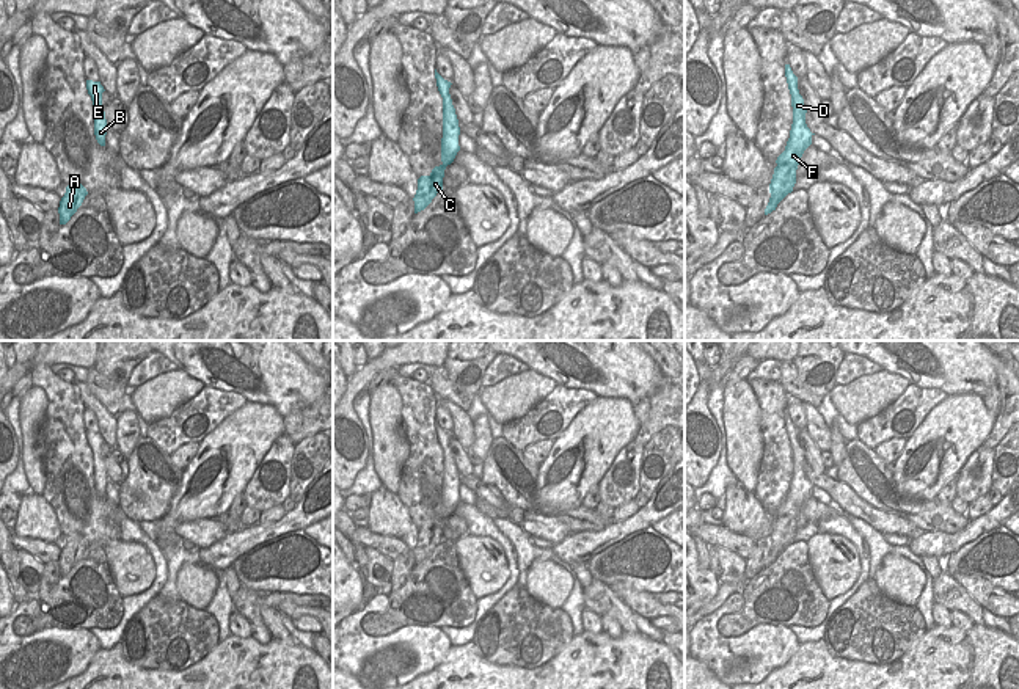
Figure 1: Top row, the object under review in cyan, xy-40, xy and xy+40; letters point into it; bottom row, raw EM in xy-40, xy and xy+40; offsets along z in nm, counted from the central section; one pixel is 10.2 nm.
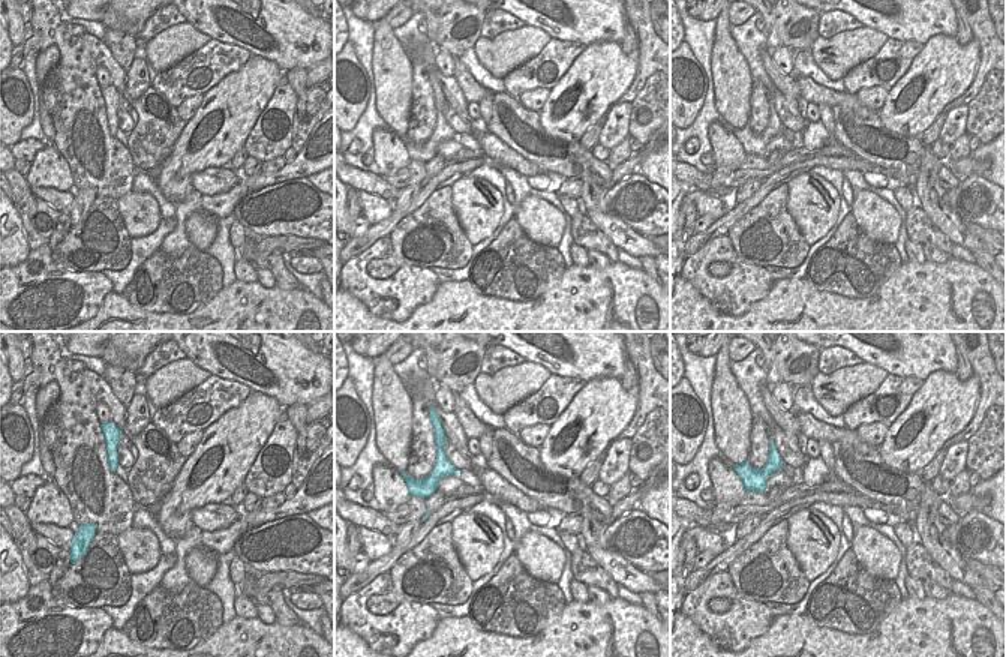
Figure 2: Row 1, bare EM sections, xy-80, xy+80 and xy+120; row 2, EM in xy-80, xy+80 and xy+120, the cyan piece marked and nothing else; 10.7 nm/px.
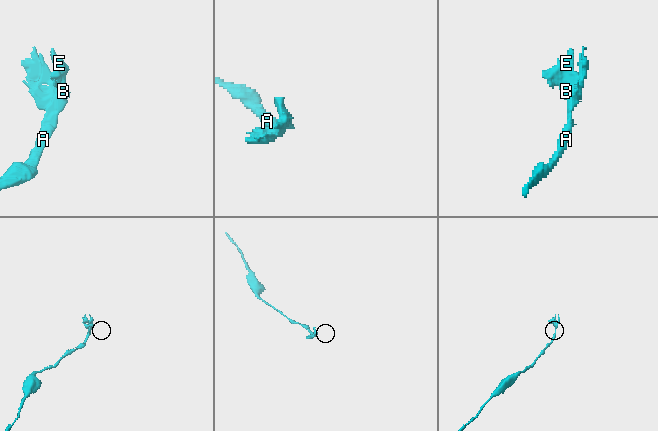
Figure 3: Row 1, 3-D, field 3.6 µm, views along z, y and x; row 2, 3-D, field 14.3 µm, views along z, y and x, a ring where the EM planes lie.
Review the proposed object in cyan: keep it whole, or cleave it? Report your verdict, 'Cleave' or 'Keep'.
Cleave.

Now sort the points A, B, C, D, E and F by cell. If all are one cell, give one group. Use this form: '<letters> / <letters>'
A C / B D E F

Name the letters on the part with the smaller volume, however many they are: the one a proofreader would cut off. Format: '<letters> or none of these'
B, D, E, F.

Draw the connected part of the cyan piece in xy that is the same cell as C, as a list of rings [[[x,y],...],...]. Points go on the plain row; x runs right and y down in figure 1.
[[[435,518],[429,527],[421,527],[418,530],[418,541],[413,549],[415,565],[424,562],[443,541],[444,521],[444,518]]]

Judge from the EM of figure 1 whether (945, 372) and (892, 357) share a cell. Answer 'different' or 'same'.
same

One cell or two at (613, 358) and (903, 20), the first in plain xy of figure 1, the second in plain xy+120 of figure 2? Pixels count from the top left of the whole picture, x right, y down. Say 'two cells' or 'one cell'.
one cell

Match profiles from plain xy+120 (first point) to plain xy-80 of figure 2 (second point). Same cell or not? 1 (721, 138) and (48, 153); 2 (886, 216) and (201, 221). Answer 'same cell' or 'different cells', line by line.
1: same cell
2: same cell

